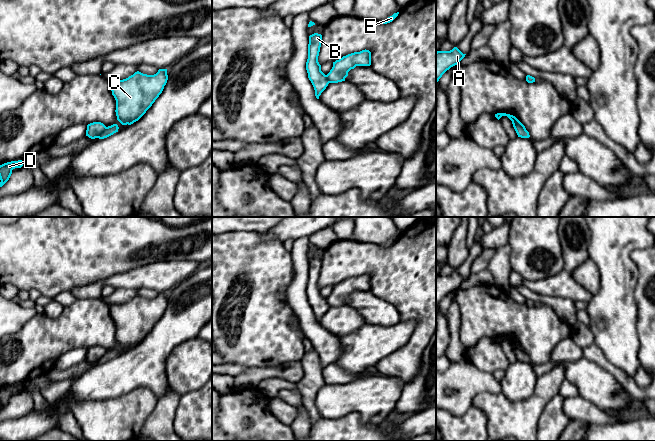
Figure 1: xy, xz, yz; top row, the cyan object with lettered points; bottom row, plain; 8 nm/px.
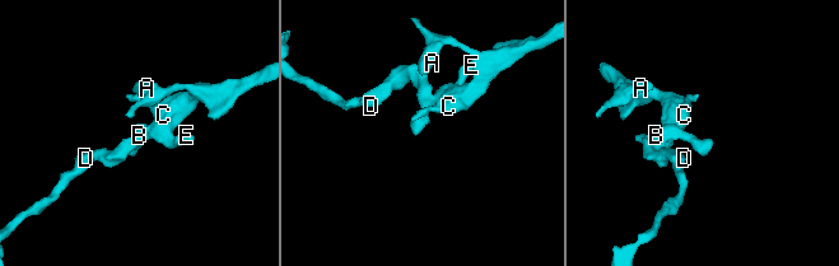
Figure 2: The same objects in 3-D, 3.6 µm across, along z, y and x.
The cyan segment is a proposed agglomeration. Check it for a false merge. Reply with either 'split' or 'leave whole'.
split

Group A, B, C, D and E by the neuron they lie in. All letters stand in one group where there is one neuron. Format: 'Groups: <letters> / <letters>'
Groups: A C E / B D

